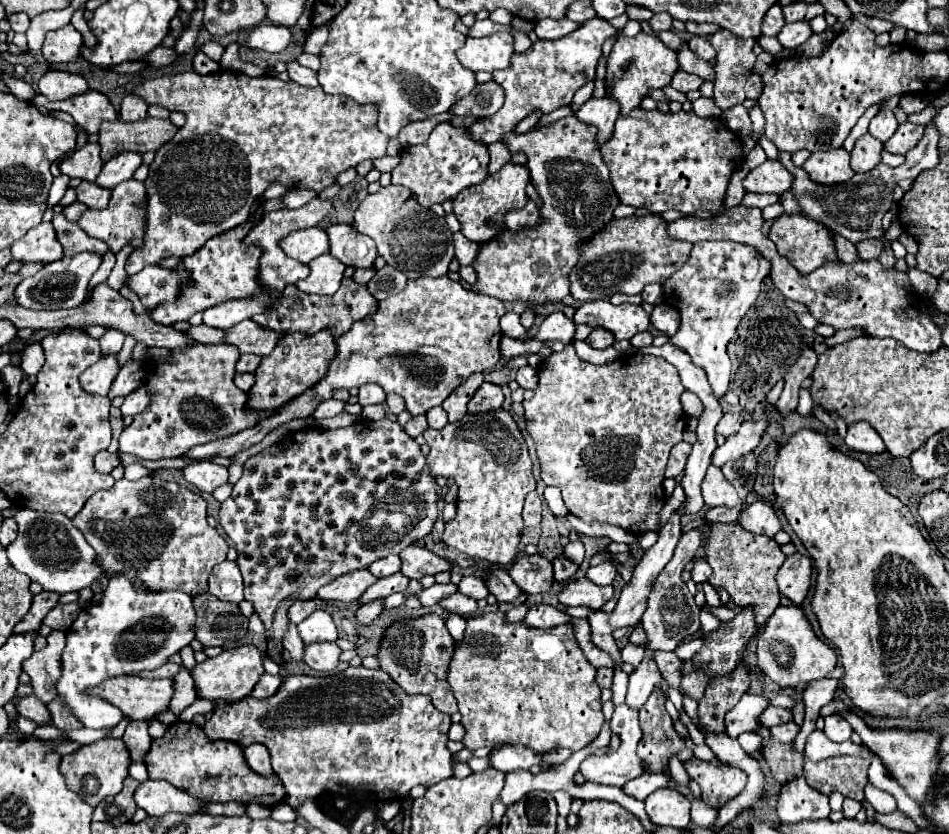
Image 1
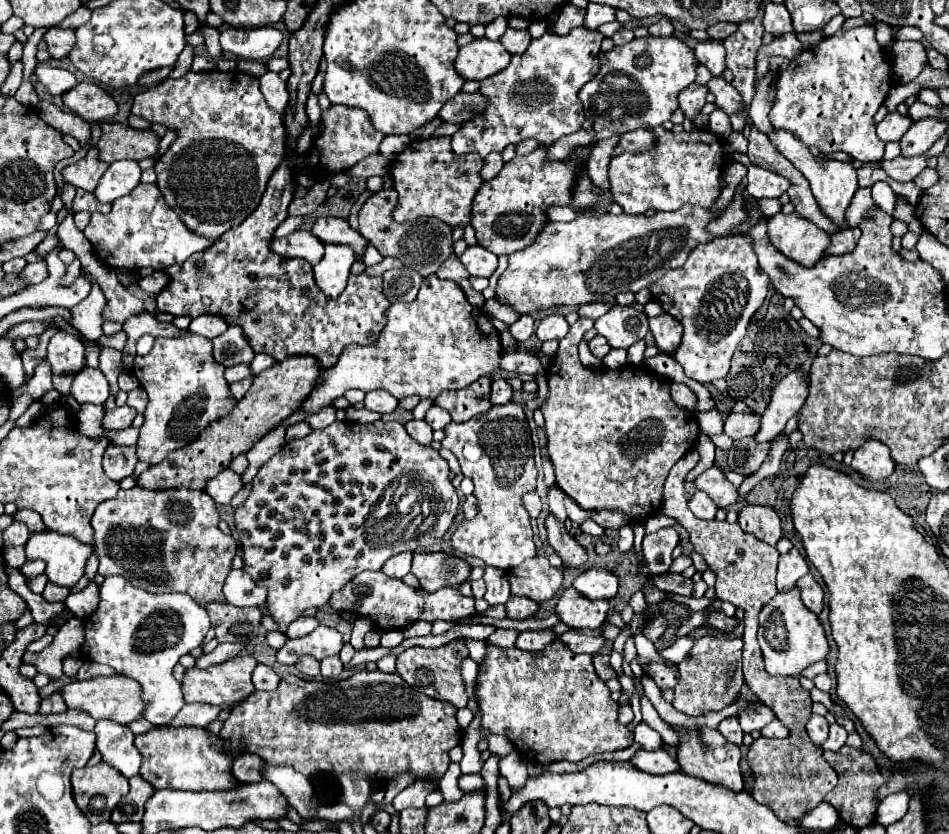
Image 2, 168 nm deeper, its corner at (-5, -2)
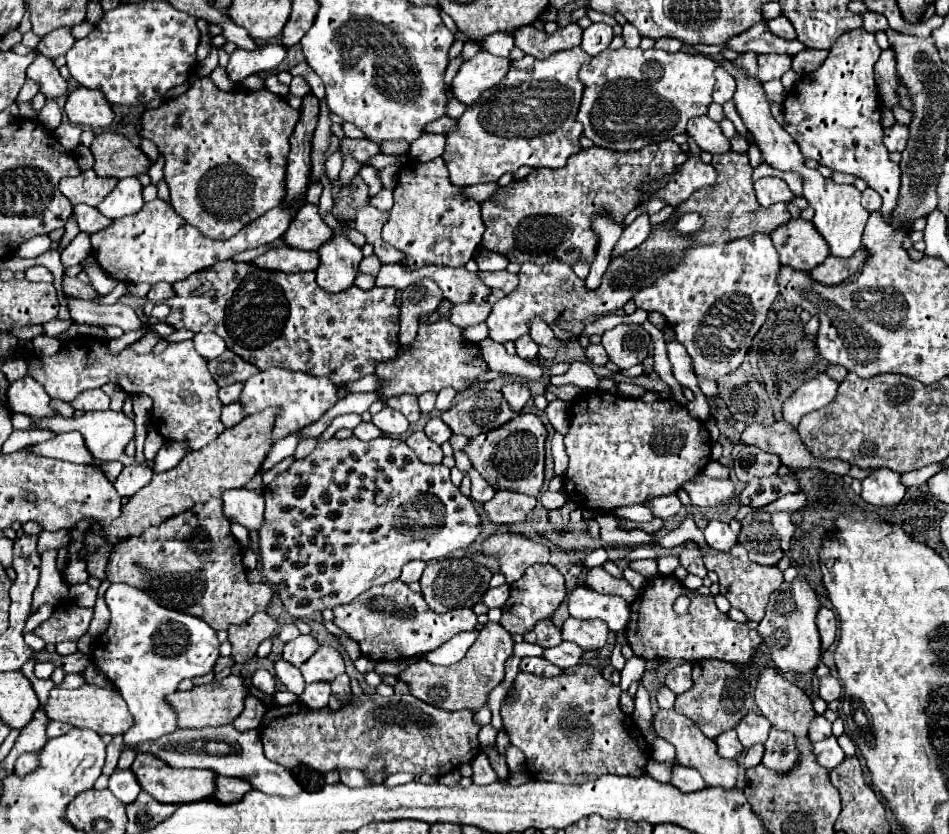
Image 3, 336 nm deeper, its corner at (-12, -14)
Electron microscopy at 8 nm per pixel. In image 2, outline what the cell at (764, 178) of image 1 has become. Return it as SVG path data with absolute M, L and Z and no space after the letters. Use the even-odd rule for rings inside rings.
M750 166L748 168L748 194L754 198L778 198L780 194L784 194L790 188L790 180L774 174L770 170L758 168L758 166Z

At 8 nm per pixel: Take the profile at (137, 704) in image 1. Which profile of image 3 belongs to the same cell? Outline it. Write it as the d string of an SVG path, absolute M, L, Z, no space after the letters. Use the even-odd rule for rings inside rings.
M83 684L77 690L65 690L65 688L53 688L49 692L49 700L47 704L41 704L39 710L43 710L47 714L49 720L59 720L59 722L67 722L71 726L77 728L89 728L95 730L97 734L123 734L125 730L129 730L133 726L133 718L129 716L127 704L125 700L119 696L119 692L109 690L109 688L99 688L99 686L91 686L91 684Z

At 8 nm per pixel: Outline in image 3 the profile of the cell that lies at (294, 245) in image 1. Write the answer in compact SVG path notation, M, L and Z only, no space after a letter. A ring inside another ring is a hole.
M279 246L251 260L251 264L257 268L265 268L265 270L279 270L279 272L295 274L295 272L315 270L319 264L319 256L317 252L305 252L305 250L297 250L289 246Z

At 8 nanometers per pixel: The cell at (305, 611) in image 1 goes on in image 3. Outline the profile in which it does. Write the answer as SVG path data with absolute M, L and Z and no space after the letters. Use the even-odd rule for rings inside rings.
M311 634L297 636L289 644L285 644L283 660L287 660L293 666L301 666L305 660L309 660L317 652L317 648L319 648L319 644L317 644L317 640Z

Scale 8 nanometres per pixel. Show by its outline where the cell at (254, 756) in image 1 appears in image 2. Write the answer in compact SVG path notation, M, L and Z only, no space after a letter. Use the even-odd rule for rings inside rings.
M242 754L234 760L232 774L242 782L242 784L252 784L264 780L264 760L254 754Z

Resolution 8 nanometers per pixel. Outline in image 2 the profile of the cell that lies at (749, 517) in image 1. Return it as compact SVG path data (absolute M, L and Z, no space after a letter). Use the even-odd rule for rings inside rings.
M746 504L738 514L738 524L744 532L758 536L768 544L776 544L782 538L780 518L774 508L770 506L750 506Z

